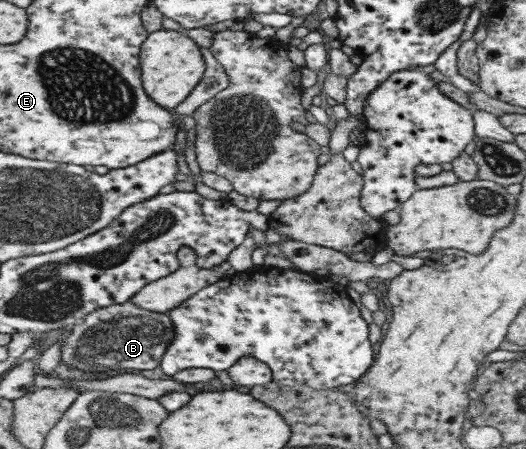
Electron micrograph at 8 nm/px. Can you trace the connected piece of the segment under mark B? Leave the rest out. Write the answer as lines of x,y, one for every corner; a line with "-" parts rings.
131,302
114,304
97,309
78,321
63,345
63,361
60,365
90,373
156,369
161,365
175,335
173,318
169,312
142,309
140,305

